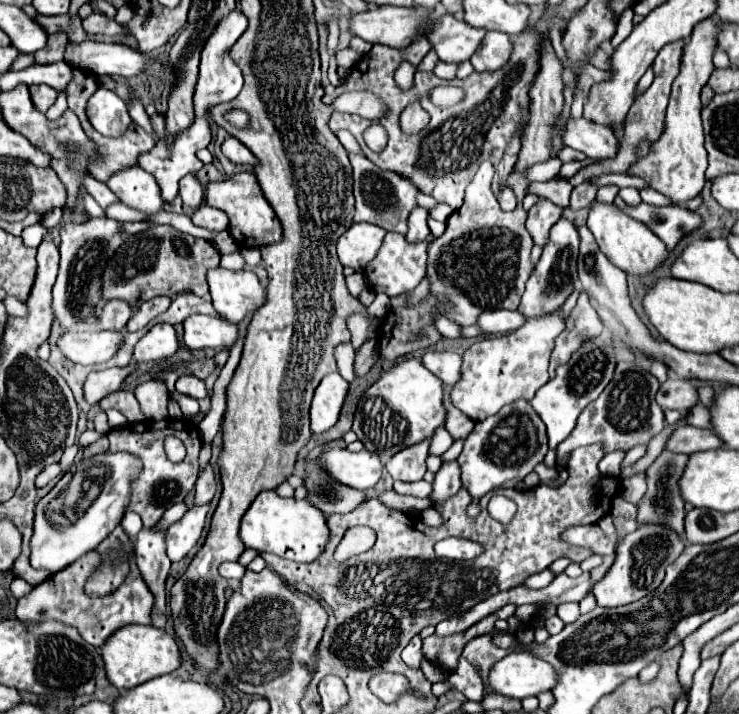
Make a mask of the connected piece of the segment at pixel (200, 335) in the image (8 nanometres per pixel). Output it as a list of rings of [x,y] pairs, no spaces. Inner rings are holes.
[[[190,316],[184,322],[184,344],[188,348],[226,348],[230,350],[238,340],[238,324],[230,324],[224,318],[212,318],[212,316]]]

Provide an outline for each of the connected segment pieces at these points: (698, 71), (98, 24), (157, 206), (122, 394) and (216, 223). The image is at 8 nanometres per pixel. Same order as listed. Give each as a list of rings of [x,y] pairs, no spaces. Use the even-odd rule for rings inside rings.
[[[714,16],[698,22],[690,34],[680,60],[680,74],[672,84],[670,104],[666,110],[666,130],[660,140],[650,148],[646,158],[640,158],[630,166],[628,174],[642,178],[652,190],[668,196],[672,204],[686,204],[696,198],[704,188],[704,172],[708,166],[706,148],[702,138],[702,118],[700,118],[700,90],[708,82],[714,64],[712,54],[716,50],[716,36],[720,34],[718,20]]]
[[[92,12],[88,18],[84,18],[82,24],[88,34],[128,34],[120,24],[100,12]]]
[[[140,166],[114,174],[106,184],[126,206],[144,212],[146,216],[154,216],[164,210],[164,200],[154,176],[150,176]]]
[[[118,390],[108,394],[106,398],[100,400],[100,408],[106,412],[110,408],[116,408],[118,412],[122,412],[130,424],[138,424],[144,420],[144,414],[138,406],[138,400],[134,398],[134,392],[126,392],[126,390]]]
[[[202,204],[194,214],[192,214],[192,222],[196,226],[208,228],[212,232],[222,232],[227,228],[229,223],[228,216],[222,210],[216,210],[208,204]]]

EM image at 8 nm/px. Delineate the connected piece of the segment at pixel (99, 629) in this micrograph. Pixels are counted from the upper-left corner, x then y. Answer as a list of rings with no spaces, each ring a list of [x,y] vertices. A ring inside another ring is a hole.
[[[90,552],[88,556],[82,556],[78,562],[64,568],[62,572],[56,572],[56,574],[48,576],[42,584],[34,586],[30,594],[26,594],[18,600],[16,616],[20,620],[26,620],[26,622],[58,620],[58,622],[70,624],[80,632],[80,636],[88,644],[92,644],[96,648],[100,648],[122,626],[152,624],[150,612],[152,612],[152,606],[154,606],[154,596],[148,590],[146,582],[142,580],[142,576],[140,576],[134,562],[130,564],[130,568],[132,568],[130,576],[126,578],[126,582],[116,592],[112,592],[104,598],[90,598],[90,596],[84,594],[84,582],[94,572],[98,562],[100,562],[100,554]]]

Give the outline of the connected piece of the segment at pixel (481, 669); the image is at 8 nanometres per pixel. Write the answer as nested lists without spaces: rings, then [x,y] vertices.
[[[490,634],[476,636],[476,638],[472,638],[472,640],[464,646],[462,656],[478,670],[478,674],[480,674],[480,678],[482,678],[482,684],[484,684],[484,694],[494,694],[494,692],[490,692],[490,688],[486,686],[486,684],[488,684],[488,674],[490,674],[492,666],[499,660],[502,660],[508,652],[510,652],[510,650],[502,650],[502,648],[494,646]]]

